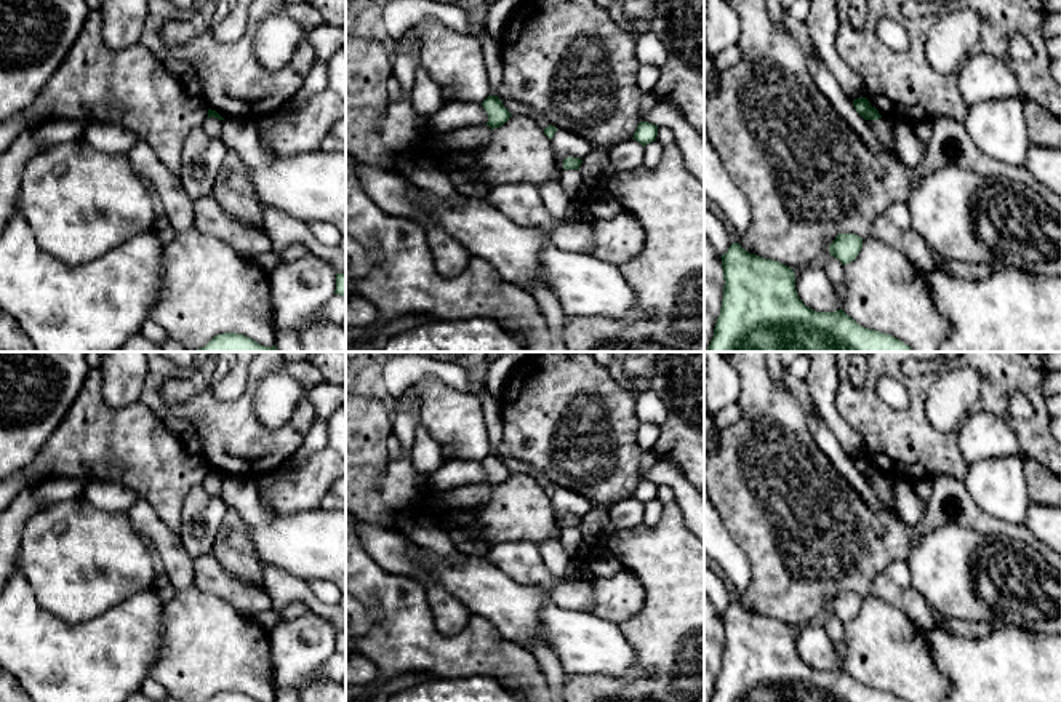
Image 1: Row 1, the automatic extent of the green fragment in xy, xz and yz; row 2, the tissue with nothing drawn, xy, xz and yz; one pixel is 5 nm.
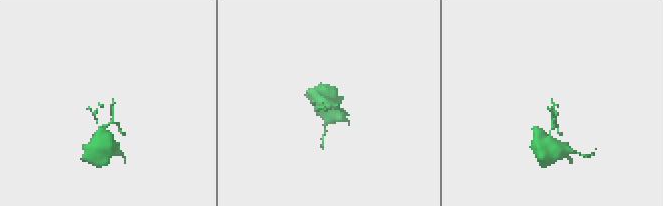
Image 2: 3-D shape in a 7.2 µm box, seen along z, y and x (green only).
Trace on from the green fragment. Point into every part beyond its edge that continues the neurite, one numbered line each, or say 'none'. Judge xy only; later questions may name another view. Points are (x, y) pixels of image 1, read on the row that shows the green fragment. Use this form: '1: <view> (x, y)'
none

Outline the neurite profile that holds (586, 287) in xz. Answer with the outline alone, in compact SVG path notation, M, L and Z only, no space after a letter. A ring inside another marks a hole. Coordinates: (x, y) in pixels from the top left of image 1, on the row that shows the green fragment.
M526 182L493 185L483 200L512 222L547 233L539 254L541 277L560 301L565 317L623 318L635 309L635 291L619 267L592 254L563 251L551 241L555 229L594 217L587 203L571 200L567 214L554 217L543 203L539 187Z

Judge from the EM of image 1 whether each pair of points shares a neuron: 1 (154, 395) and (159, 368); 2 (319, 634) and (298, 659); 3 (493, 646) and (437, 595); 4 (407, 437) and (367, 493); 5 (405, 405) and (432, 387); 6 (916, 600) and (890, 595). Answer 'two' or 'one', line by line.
1: one
2: one
3: two
4: two
5: two
6: one

